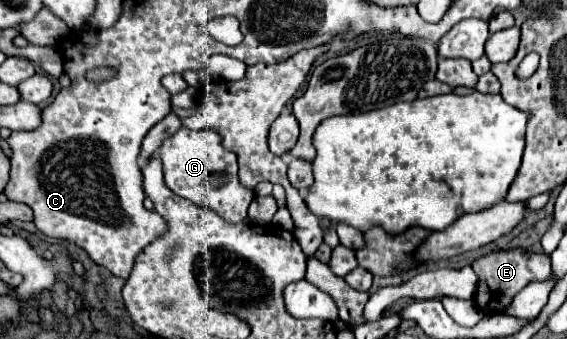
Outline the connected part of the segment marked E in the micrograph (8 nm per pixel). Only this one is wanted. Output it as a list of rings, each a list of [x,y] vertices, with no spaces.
[[[521,247],[509,249],[509,251],[495,251],[485,257],[479,257],[473,261],[473,271],[479,277],[477,291],[475,291],[475,303],[483,313],[499,313],[505,311],[507,305],[513,301],[513,297],[531,281],[549,281],[551,279],[551,259],[545,253],[529,253]]]

